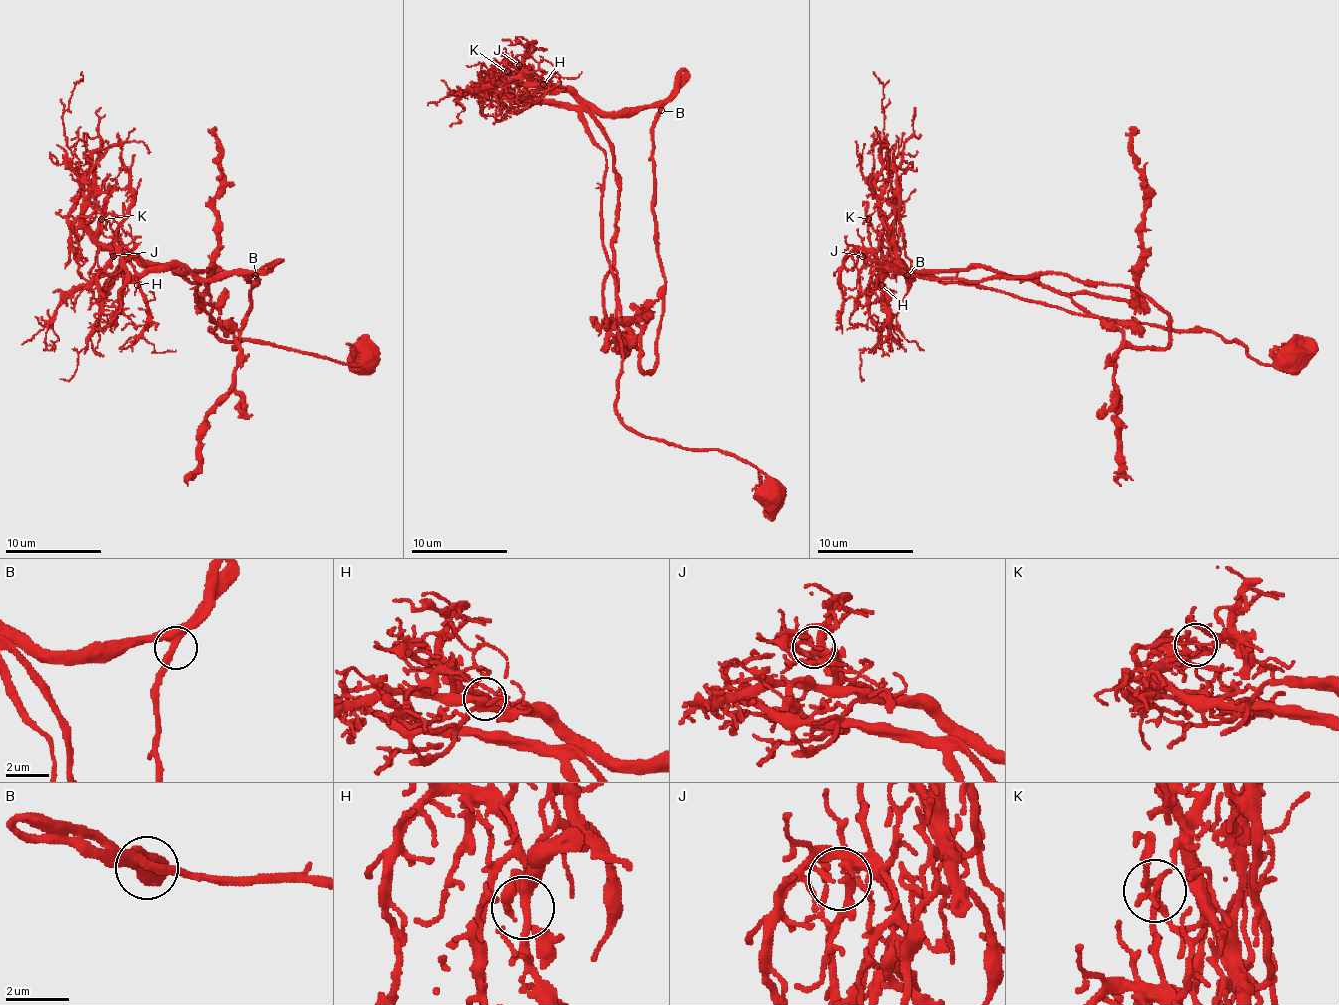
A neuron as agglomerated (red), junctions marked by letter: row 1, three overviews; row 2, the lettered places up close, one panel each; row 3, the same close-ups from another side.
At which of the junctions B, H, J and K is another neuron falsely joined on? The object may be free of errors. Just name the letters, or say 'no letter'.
K

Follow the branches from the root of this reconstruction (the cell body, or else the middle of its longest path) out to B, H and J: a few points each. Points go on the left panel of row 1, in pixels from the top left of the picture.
B: (363, 357), (339, 364), (222, 340), (210, 330), (212, 268), (193, 272), (255, 275)
H: (363, 357), (339, 364), (222, 340), (197, 304), (200, 282), (171, 265), (137, 285)
J: (363, 357), (339, 364), (222, 340), (197, 304), (200, 282), (171, 265), (128, 277), (125, 258), (113, 256)

